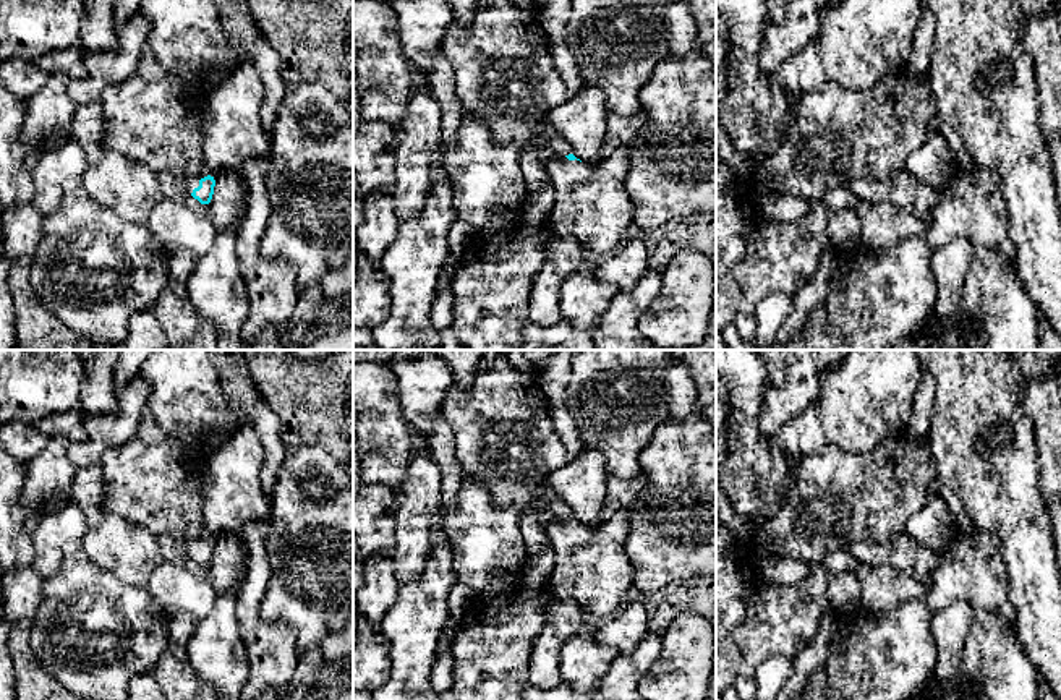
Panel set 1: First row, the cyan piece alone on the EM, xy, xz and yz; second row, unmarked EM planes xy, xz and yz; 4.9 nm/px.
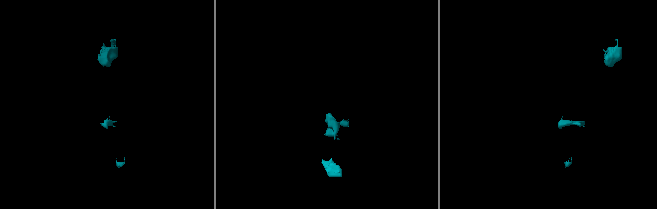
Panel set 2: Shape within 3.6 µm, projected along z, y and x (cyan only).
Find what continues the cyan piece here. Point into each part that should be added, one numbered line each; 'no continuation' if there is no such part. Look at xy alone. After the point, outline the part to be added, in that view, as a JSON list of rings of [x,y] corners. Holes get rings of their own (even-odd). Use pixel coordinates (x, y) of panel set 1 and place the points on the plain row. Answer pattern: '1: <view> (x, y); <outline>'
1: xy (191, 545); [[[207,530],[201,536],[190,536],[185,541],[185,551],[186,551],[186,554],[191,557],[193,553],[199,549],[199,543],[204,541],[204,540],[207,540],[207,538],[214,540],[215,538],[215,530]]]

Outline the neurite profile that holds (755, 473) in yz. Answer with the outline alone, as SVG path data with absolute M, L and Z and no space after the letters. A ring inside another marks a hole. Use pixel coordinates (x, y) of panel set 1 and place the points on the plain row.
M716 350L716 374L726 382L726 421L716 434L716 478L745 517L773 515L794 481L797 459L758 428L769 381L756 350Z

